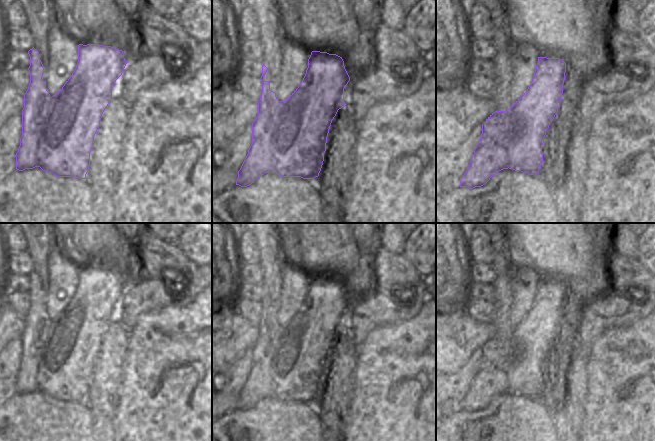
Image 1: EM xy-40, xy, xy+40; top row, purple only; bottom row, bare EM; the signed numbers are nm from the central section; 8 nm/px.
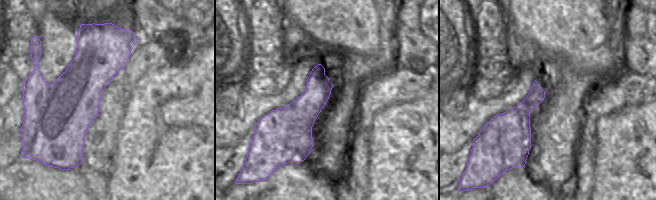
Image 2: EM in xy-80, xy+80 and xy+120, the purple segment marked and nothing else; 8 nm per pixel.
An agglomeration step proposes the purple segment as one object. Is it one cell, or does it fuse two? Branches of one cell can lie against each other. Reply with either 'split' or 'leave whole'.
split

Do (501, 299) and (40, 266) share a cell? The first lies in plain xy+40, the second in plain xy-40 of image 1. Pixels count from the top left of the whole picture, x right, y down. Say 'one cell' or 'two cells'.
one cell

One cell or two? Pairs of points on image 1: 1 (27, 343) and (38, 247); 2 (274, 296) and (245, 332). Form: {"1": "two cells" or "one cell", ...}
{"1": "one cell", "2": "two cells"}

